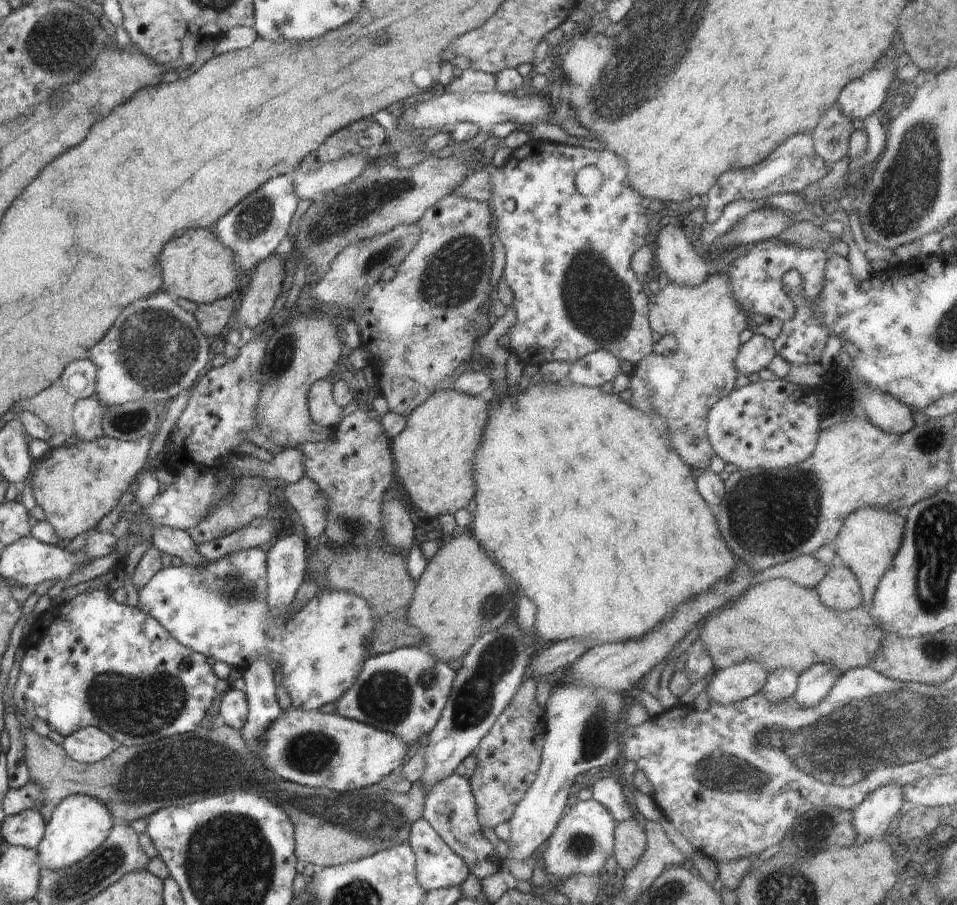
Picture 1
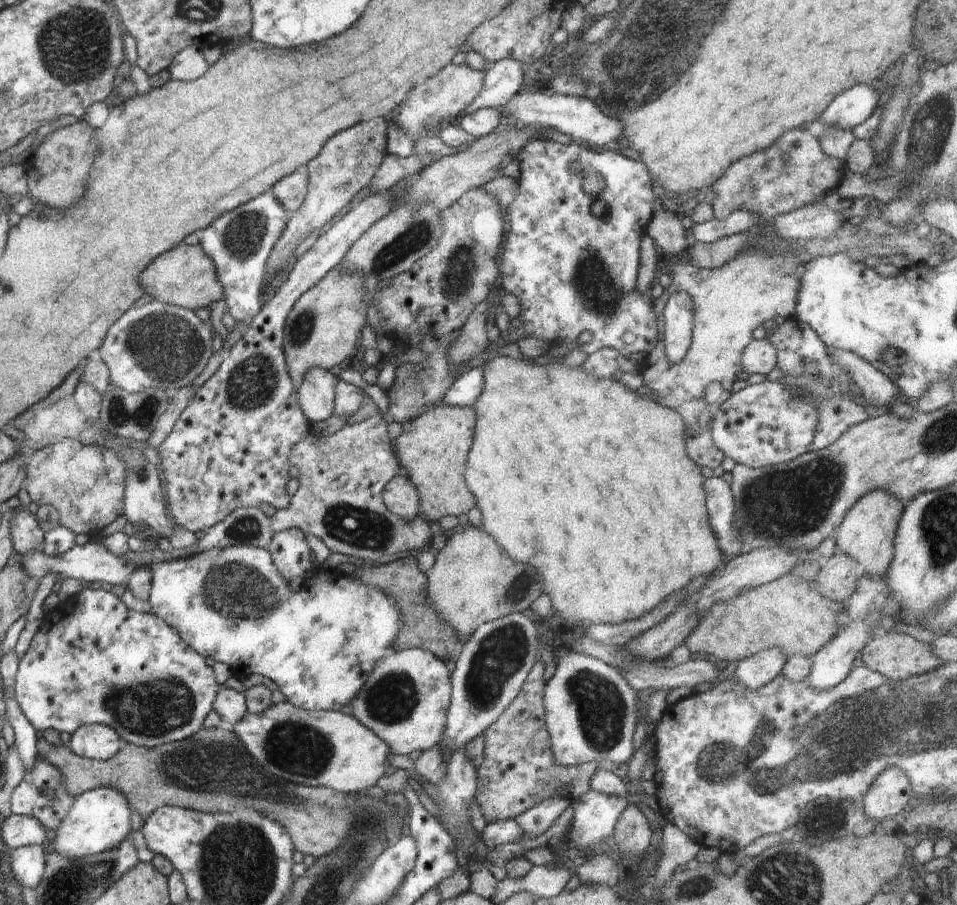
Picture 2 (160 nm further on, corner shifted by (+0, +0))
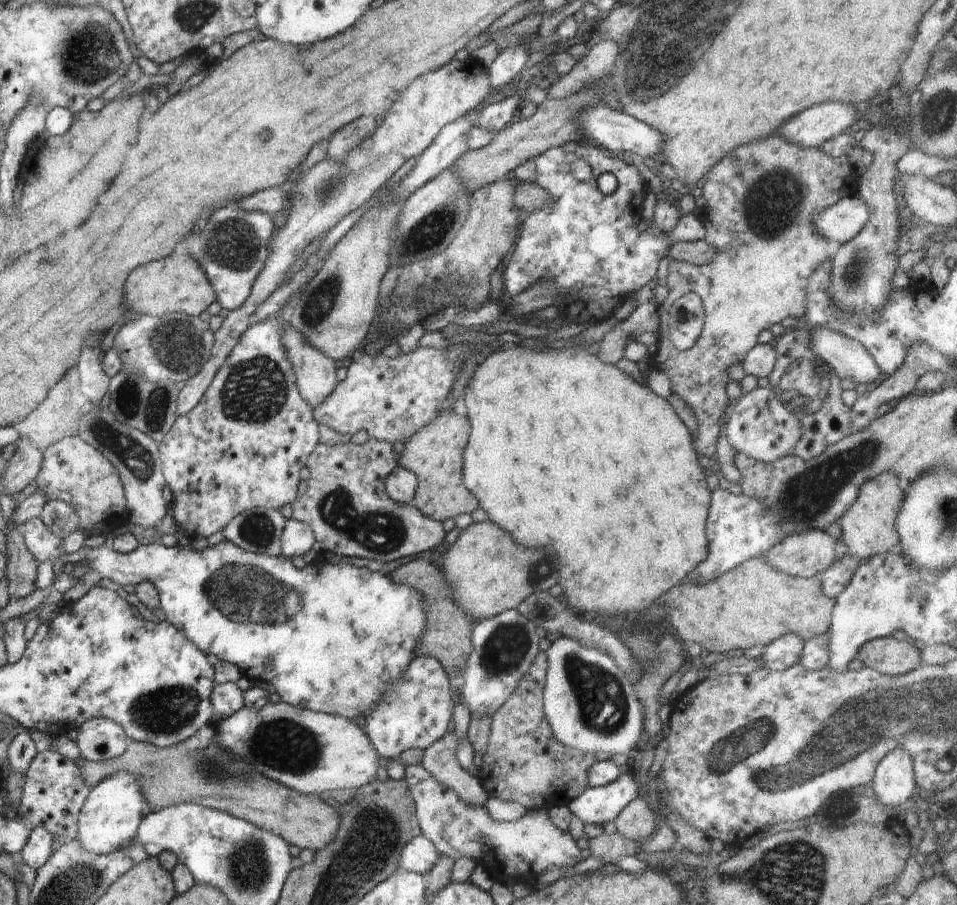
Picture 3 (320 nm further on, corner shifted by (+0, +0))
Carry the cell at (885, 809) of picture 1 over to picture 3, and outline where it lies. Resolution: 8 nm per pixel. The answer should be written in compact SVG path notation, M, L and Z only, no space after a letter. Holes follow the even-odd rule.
M901 748L891 750L876 765L870 784L875 797L897 811L897 807L910 798L917 786L910 753Z

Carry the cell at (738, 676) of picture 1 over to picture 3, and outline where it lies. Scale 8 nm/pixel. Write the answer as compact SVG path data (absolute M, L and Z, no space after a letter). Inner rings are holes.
M798 633L784 634L766 645L766 652L760 657L762 667L771 671L783 671L801 662L805 638Z

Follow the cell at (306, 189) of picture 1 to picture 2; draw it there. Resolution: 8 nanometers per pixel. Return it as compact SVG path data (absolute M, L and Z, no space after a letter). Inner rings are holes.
M294 172L282 177L270 192L275 200L280 203L286 212L294 212L301 207L307 195L308 176Z

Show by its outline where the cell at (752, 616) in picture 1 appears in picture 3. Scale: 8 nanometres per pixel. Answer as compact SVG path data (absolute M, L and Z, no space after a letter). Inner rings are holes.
M749 558L748 562L743 562L722 576L714 577L705 583L699 584L698 581L686 576L682 583L660 598L669 608L666 620L670 621L677 636L686 646L696 643L700 644L702 650L708 649L709 652L718 653L735 651L737 648L746 650L758 644L766 646L788 633L798 633L808 640L829 630L835 599L825 595L816 576L790 576L780 569L771 567L764 559L756 562L756 558Z

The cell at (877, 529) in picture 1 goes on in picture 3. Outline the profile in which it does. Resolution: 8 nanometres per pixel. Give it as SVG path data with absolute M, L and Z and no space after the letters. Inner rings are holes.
M888 471L864 481L854 504L851 504L838 520L842 530L840 540L848 554L860 561L899 548L900 537L896 528L896 517L905 496L898 482L899 478Z

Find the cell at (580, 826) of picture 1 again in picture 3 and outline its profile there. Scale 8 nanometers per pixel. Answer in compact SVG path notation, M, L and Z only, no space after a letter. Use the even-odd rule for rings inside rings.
M623 769L620 776L601 787L588 786L580 796L571 800L567 806L570 812L580 818L583 824L600 824L615 818L642 791L631 773Z

